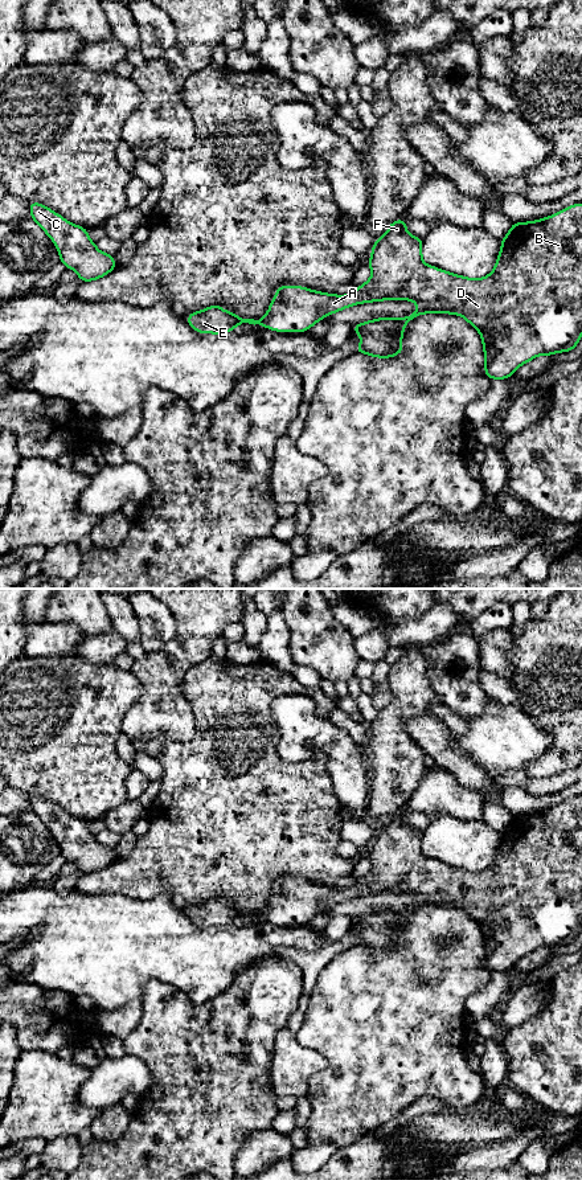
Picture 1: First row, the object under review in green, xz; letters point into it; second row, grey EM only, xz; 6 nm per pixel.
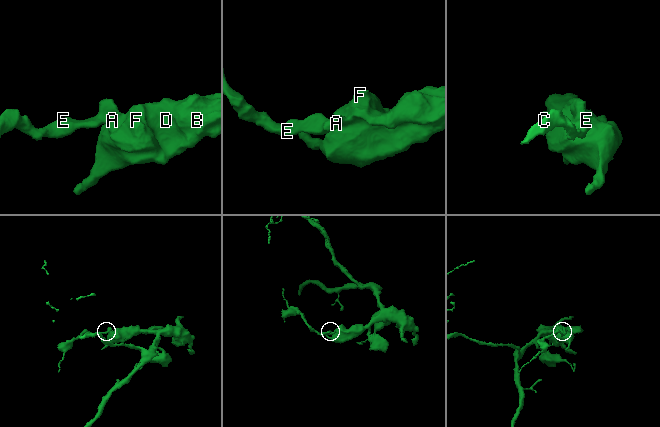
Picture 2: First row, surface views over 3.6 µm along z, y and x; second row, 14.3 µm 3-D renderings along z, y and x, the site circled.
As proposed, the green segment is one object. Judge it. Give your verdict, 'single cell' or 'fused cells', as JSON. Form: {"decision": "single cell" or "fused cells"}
{"decision": "single cell"}

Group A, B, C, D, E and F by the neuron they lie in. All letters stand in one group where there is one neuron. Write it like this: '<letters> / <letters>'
A B C D E F

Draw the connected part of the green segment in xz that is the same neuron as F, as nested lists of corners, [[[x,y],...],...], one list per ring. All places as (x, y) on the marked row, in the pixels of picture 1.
[[[574,204],[563,210],[536,220],[532,222],[515,222],[508,234],[501,241],[501,249],[491,274],[480,279],[471,279],[443,271],[434,266],[427,266],[422,259],[423,238],[413,237],[407,233],[406,221],[397,220],[389,225],[388,232],[381,235],[372,247],[368,266],[372,276],[368,282],[349,295],[332,295],[308,290],[302,286],[280,286],[269,307],[267,314],[259,319],[242,319],[233,312],[213,304],[202,311],[187,315],[188,324],[198,333],[221,335],[233,331],[243,323],[259,324],[276,332],[306,332],[319,320],[344,308],[380,300],[405,299],[415,302],[418,308],[405,317],[381,317],[353,325],[353,333],[361,336],[361,343],[354,353],[365,353],[372,357],[394,357],[403,352],[401,344],[403,328],[410,320],[415,320],[421,314],[452,314],[463,316],[483,340],[485,369],[484,374],[491,380],[509,378],[522,364],[540,355],[552,356],[558,352],[574,349],[582,337],[582,204]]]

